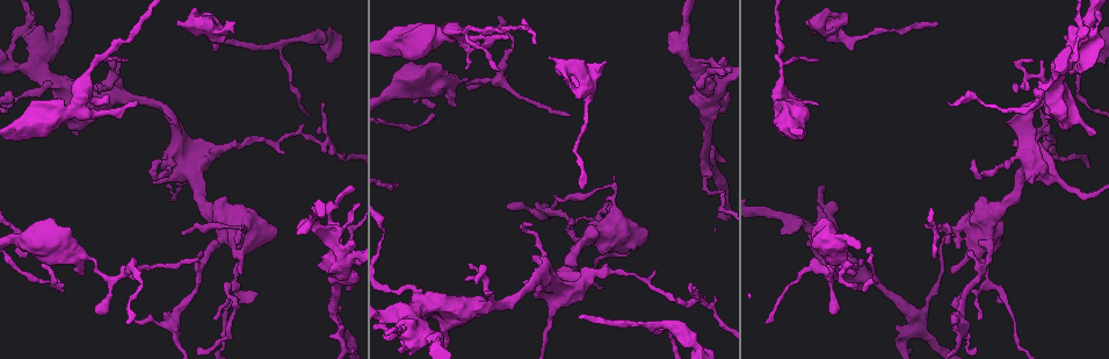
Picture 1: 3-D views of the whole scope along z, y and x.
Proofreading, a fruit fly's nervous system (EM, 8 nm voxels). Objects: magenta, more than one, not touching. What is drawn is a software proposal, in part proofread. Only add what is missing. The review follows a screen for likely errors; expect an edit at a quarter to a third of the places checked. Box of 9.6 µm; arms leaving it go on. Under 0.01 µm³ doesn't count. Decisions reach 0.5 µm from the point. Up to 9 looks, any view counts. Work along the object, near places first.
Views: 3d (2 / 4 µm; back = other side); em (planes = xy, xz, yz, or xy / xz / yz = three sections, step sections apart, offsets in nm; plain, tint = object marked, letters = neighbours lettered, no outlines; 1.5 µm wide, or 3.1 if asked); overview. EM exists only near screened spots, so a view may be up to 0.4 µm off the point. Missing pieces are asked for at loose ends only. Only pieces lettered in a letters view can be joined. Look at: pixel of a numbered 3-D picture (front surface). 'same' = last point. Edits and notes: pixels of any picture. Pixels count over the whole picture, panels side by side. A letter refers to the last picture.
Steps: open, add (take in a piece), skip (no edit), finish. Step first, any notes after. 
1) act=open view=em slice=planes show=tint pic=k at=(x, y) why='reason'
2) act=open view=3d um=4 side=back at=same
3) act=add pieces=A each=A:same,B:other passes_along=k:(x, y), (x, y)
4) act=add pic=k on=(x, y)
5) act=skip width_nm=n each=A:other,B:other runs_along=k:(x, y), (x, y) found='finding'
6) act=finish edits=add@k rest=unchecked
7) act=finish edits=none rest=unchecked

act=open view=em slice=planes show=letters pic=1 at=(276, 237) why='branch stops here'

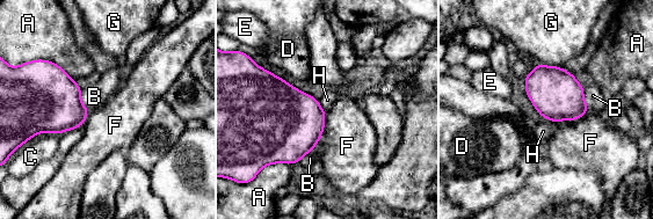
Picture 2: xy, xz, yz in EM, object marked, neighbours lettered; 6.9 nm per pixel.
act=skip each=A:other,B:other,C:other,D:other,E:other,F:other,G:other,H:other border=2:(326, 111), (321, 137), (312, 150) found='no lettered piece goes on from it'

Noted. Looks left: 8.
act=open view=em slice=yz step=8 show=letters pic=1 at=(1064, 39) why='tapers out'

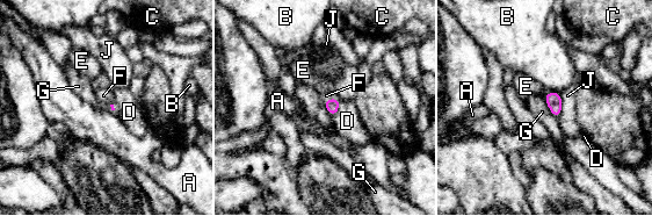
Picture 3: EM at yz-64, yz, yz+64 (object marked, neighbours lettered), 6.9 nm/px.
act=open view=em slice=planes show=letters at=same why='another direction'

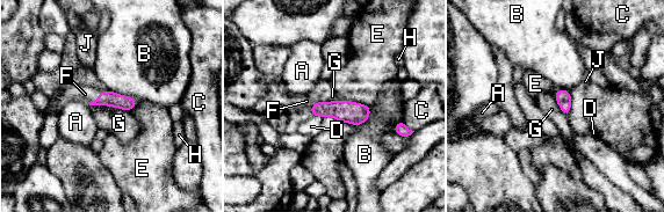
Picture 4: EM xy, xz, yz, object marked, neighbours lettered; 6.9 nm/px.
act=add pieces=F width_nm=100 each=A:other,B:other,C:other,D:other,E:other,F:same,G:other,H:other,J:other passes_along=4:(107, 97), (96, 99), (85, 94) found='the neuron continues'

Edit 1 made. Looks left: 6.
act=open view=overview why='redraw'

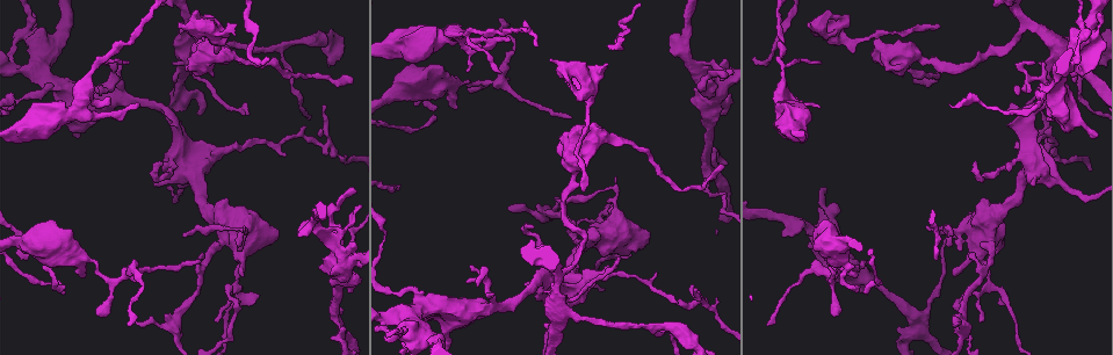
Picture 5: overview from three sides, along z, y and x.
act=open view=3d um=2 pic=5 at=(557, 199) why='an open end'

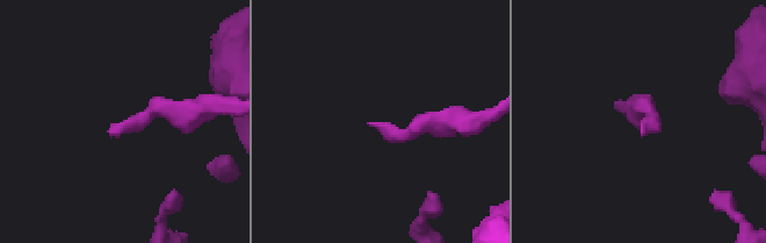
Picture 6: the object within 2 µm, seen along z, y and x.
act=open view=em slice=planes show=plain pic=6 at=(110, 132) why='now the EM'

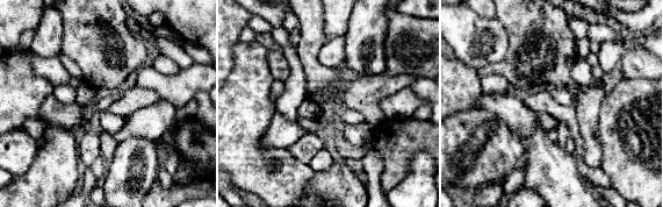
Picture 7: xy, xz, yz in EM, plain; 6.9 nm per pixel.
act=open view=em slice=planes show=letters at=same why='what lies round it'

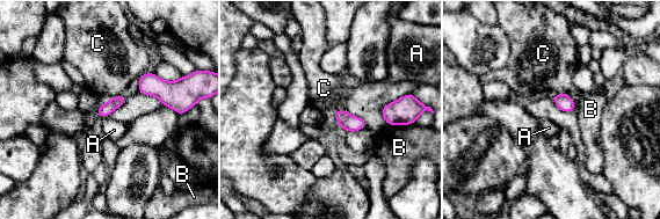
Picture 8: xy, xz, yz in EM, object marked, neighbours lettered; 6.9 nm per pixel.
act=skip each=A:other,B:other,C:other found='none of them fits'

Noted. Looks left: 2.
act=finish edits=add@4 rest=unchecked

